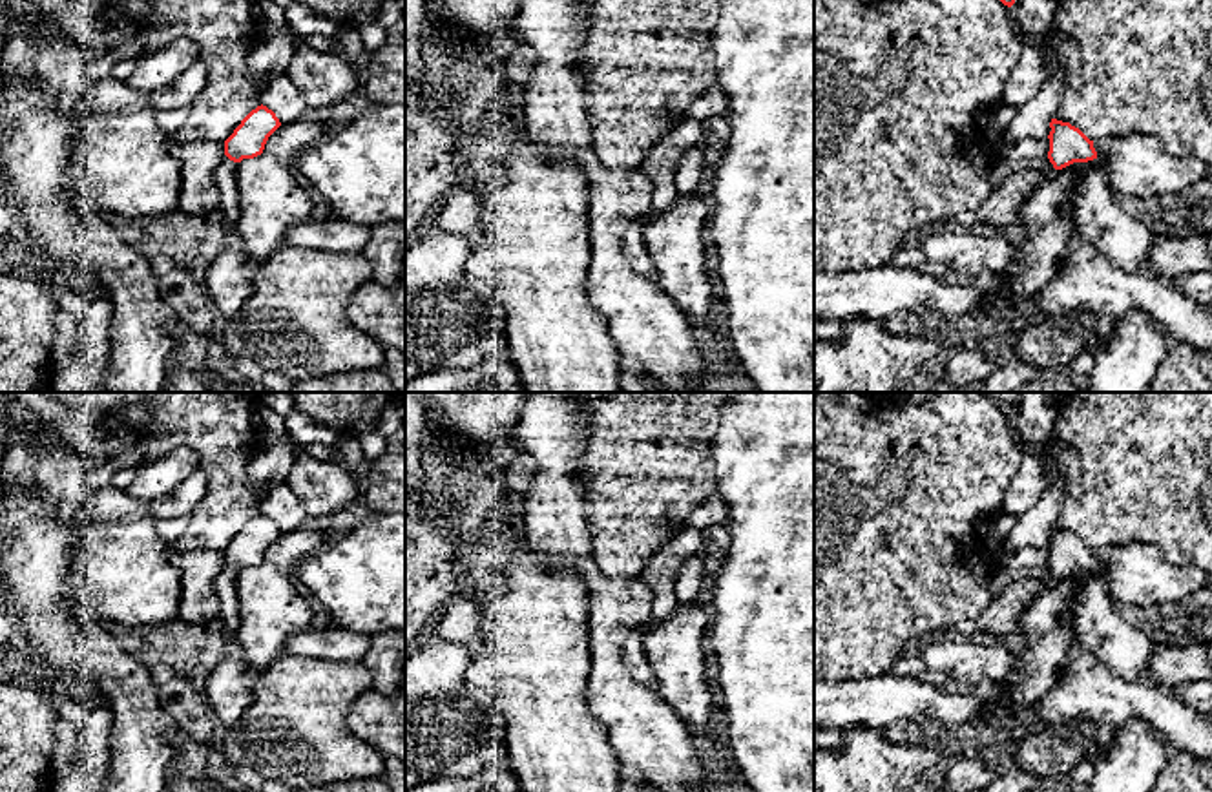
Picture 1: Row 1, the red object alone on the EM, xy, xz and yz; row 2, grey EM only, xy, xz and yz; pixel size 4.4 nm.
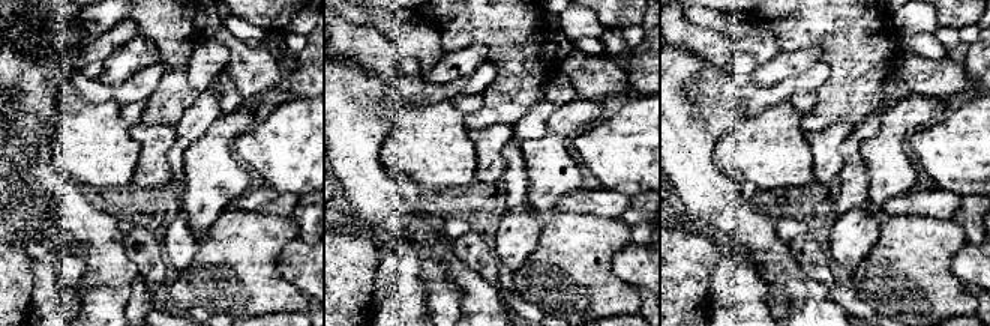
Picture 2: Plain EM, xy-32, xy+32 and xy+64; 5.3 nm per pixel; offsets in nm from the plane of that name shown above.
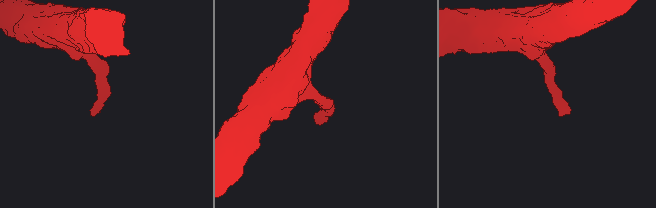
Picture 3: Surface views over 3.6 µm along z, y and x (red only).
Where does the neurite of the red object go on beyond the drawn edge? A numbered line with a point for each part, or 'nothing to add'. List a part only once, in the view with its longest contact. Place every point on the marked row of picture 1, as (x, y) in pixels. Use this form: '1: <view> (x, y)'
1: xy (225, 176)

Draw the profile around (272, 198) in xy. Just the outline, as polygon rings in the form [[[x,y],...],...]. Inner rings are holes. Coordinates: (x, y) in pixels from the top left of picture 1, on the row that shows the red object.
[[[307,109],[281,124],[261,155],[237,162],[239,221],[234,241],[254,263],[261,265],[285,245],[292,228],[312,217],[314,204],[298,159],[321,141],[329,122],[318,109]]]

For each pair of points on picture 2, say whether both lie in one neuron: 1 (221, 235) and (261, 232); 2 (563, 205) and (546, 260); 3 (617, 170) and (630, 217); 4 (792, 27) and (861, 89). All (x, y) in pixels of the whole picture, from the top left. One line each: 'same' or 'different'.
1: same
2: different
3: different
4: same

